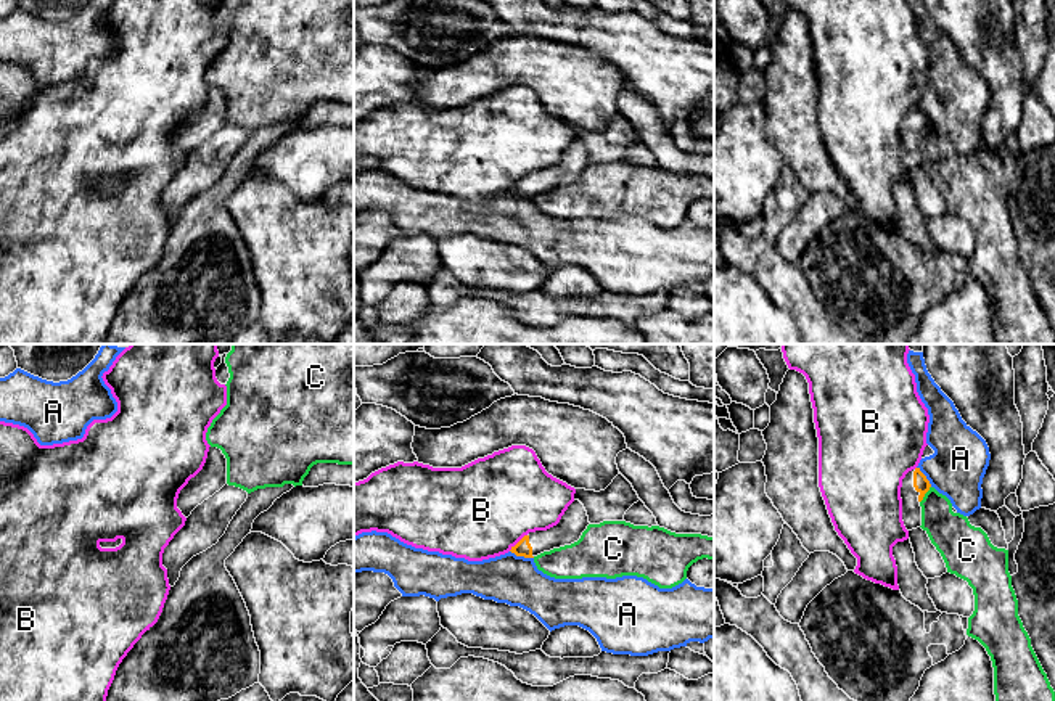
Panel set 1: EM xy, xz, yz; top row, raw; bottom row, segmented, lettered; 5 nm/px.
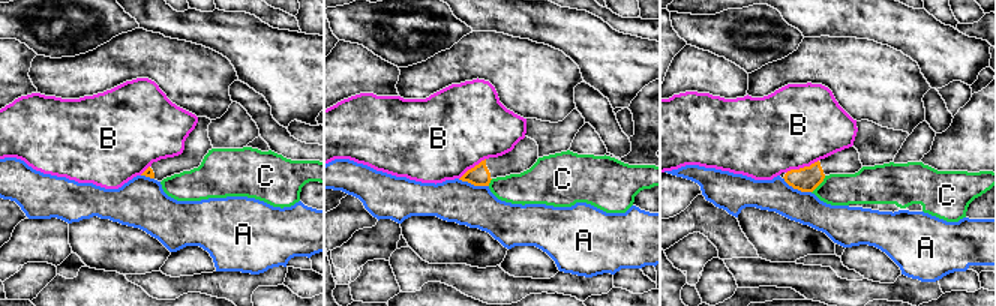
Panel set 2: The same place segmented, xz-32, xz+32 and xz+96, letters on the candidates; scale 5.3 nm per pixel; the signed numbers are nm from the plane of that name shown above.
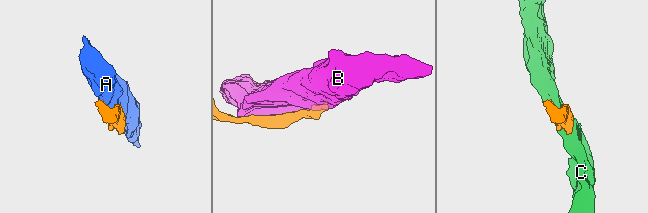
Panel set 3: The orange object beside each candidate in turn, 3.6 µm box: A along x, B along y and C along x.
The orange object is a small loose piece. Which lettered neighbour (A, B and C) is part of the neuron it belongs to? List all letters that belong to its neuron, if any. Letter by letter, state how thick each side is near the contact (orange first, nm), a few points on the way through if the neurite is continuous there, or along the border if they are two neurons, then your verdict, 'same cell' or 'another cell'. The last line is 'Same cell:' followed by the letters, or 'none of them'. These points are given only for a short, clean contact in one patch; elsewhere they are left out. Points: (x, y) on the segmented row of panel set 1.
A: 80 nm thick on the orange side, 240 nm on the other; another cell
B: 80 nm thick on the orange side, 480 nm on the other; border along xz (526, 534), (509, 550); another cell
C: 80 nm thick on the orange side, 220 nm on the other; another cell
Same cell: none of them

